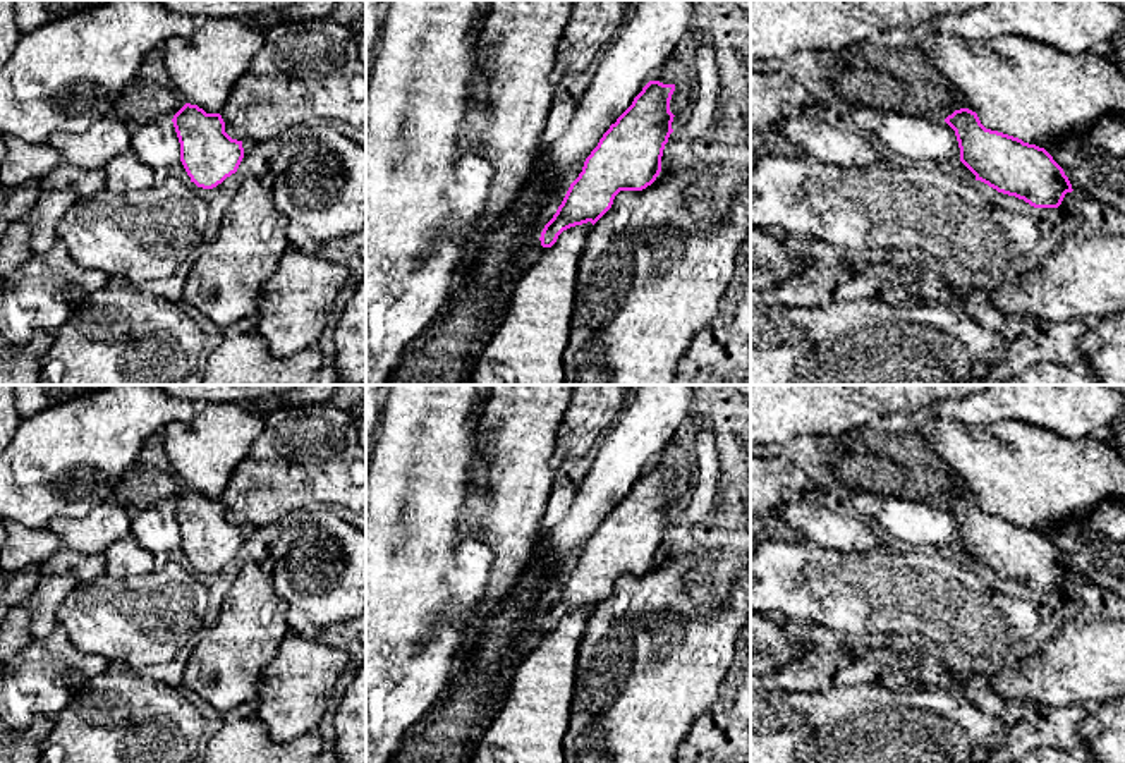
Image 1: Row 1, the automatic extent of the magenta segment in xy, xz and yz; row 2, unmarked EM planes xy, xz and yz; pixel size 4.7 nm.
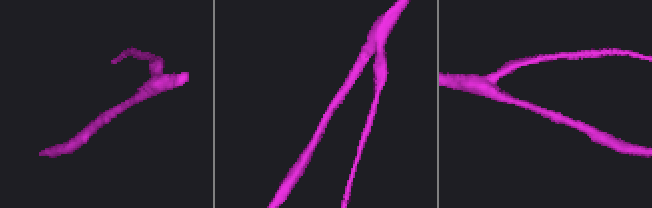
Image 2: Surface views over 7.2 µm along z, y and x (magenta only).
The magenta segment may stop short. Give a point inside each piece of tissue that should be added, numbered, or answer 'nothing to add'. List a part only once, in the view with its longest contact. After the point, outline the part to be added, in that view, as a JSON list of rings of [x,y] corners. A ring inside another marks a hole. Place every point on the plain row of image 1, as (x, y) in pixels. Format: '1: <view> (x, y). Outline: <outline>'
nothing to add

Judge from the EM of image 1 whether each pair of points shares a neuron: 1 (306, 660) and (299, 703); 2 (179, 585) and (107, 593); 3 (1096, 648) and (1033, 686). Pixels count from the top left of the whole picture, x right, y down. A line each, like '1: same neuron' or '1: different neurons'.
1: same neuron
2: same neuron
3: same neuron

